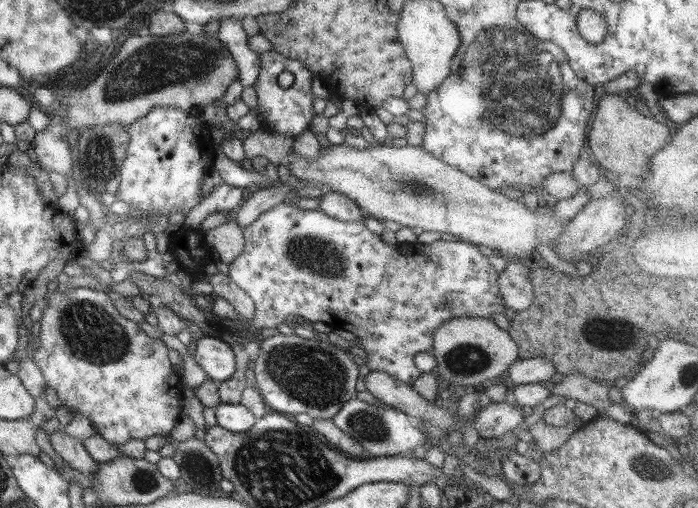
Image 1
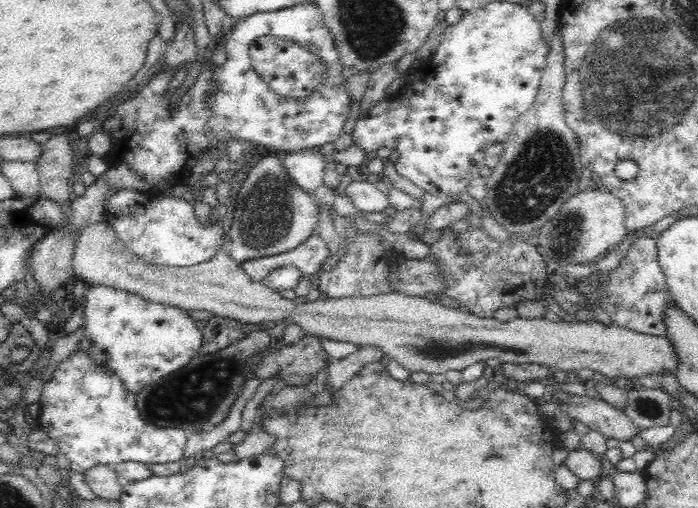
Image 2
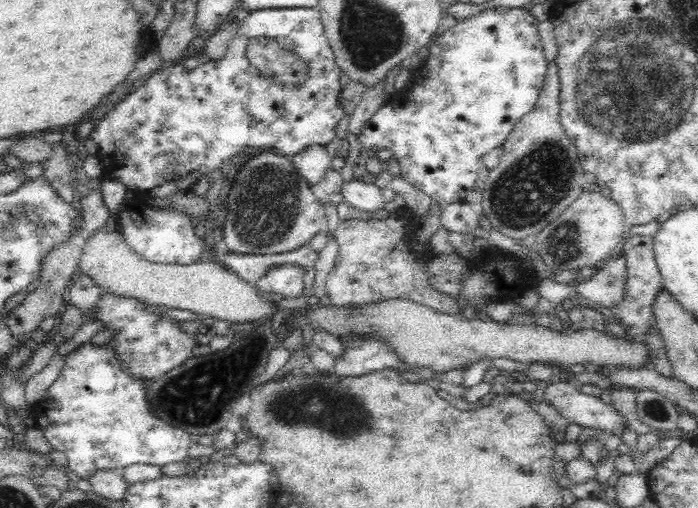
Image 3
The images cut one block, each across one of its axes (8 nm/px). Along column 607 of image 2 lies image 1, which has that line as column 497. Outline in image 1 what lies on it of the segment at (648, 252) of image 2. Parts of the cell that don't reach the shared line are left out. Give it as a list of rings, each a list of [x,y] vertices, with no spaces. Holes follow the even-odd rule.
[[[285,203],[277,204],[277,206],[273,206],[267,212],[259,214],[251,224],[247,224],[242,229],[242,235],[244,238],[243,250],[241,254],[237,255],[237,258],[233,259],[233,262],[228,264],[227,276],[253,301],[255,311],[253,319],[250,320],[251,326],[257,329],[275,328],[275,326],[285,322],[287,316],[300,316],[310,323],[321,322],[330,326],[331,330],[339,328],[347,330],[347,332],[351,332],[355,336],[355,340],[358,342],[357,346],[366,352],[366,357],[361,362],[365,363],[370,371],[387,373],[389,376],[395,377],[399,382],[408,385],[411,385],[422,373],[422,371],[415,367],[413,356],[417,352],[429,352],[432,346],[433,330],[437,326],[447,320],[460,317],[492,319],[495,313],[503,314],[505,310],[505,304],[503,298],[501,298],[497,284],[498,273],[489,264],[488,259],[479,252],[476,245],[458,239],[453,238],[448,241],[439,239],[431,244],[423,244],[415,241],[413,243],[388,245],[381,240],[380,236],[369,232],[365,228],[364,217],[359,218],[359,220],[337,220],[327,216],[319,209],[303,210],[295,204],[290,205]]]

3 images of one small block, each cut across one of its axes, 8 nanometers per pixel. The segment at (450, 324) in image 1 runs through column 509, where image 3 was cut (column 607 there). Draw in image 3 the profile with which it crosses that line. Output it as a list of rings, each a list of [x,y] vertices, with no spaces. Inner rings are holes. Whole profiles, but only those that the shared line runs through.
[[[384,300],[364,308],[336,308],[318,305],[308,317],[313,328],[323,328],[338,336],[344,333],[378,333],[396,355],[407,365],[424,366],[437,371],[438,377],[445,370],[466,368],[466,364],[484,364],[493,358],[510,358],[518,362],[544,362],[550,365],[561,362],[572,368],[578,363],[592,362],[596,366],[622,365],[622,367],[649,366],[646,349],[639,339],[626,343],[623,339],[606,337],[603,332],[565,329],[563,335],[542,326],[505,325],[495,321],[482,322],[463,317],[434,312],[410,300]]]

